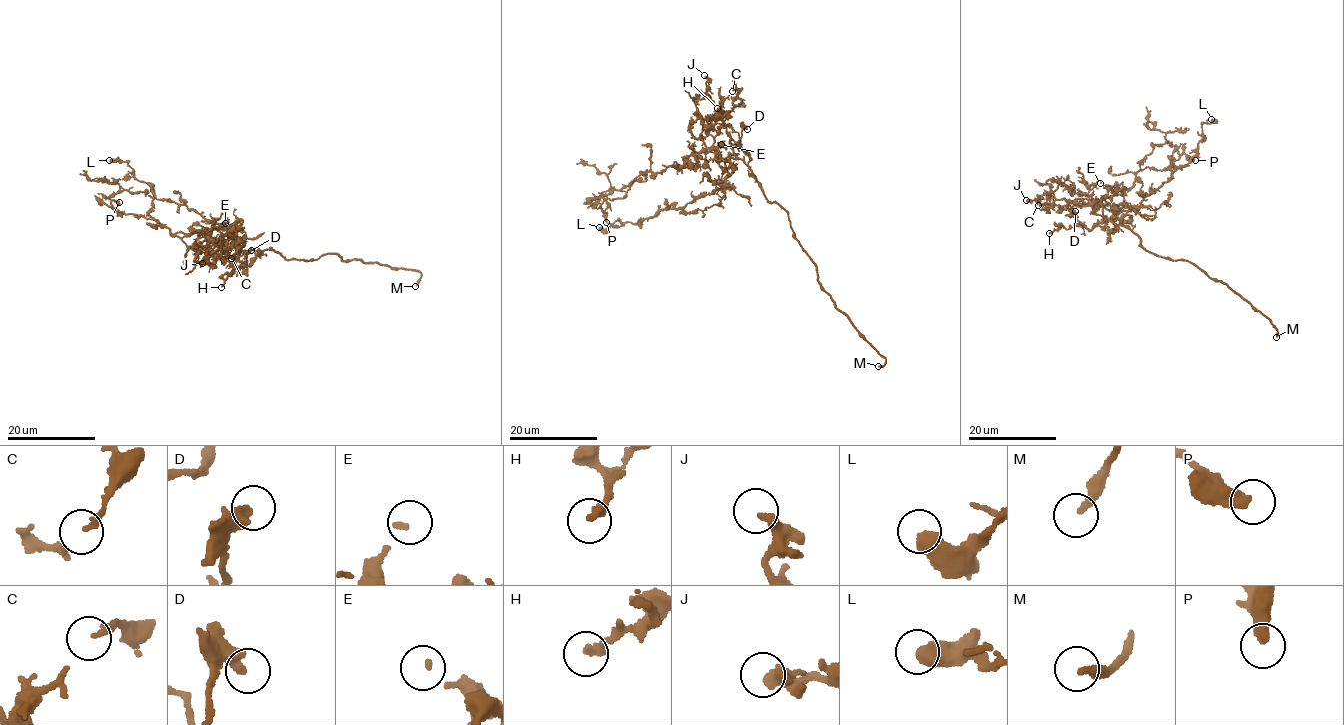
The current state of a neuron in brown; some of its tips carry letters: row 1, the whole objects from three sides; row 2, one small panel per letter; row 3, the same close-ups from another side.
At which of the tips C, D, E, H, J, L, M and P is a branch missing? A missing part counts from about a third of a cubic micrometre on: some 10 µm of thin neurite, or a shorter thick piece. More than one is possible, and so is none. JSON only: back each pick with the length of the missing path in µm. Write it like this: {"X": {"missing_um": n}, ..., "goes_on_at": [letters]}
{"M": {"missing_um": 60}, "goes_on_at": ["M"]}

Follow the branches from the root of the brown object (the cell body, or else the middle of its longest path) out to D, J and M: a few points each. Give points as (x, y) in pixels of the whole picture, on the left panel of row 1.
D: (258, 250), (255, 259), (245, 267), (251, 250)
J: (258, 250), (231, 256), (223, 243), (210, 244), (205, 246), (206, 255), (197, 263), (206, 261), (202, 263)
M: (258, 250), (269, 248), (286, 259), (306, 261), (334, 253), (344, 261), (409, 268), (421, 274), (415, 286)

